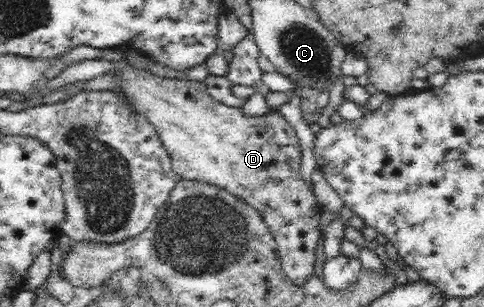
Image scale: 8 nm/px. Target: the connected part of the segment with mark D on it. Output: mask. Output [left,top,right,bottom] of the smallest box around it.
[106,62,322,285]

